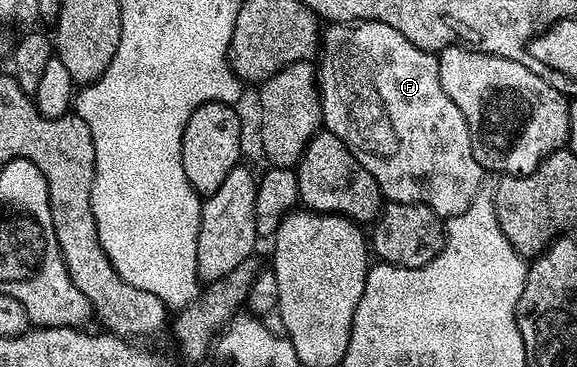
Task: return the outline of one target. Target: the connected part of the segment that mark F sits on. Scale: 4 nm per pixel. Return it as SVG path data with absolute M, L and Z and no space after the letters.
M352 20L350 24L330 23L326 28L329 29L326 32L324 29L319 40L321 64L319 63L317 73L317 82L321 89L321 123L324 131L335 134L349 147L353 157L363 166L363 170L367 170L367 174L371 174L371 178L375 178L382 197L386 201L394 204L422 204L430 208L436 216L442 218L463 214L463 210L467 210L467 206L471 206L475 194L483 187L483 180L481 180L483 170L471 150L471 134L467 130L467 122L463 118L463 114L459 114L459 106L455 106L455 102L451 102L451 98L447 98L447 90L443 90L443 86L439 82L437 56L407 42L407 38L403 38L403 34L399 34L399 30L394 30L393 27L387 26L383 22Z

